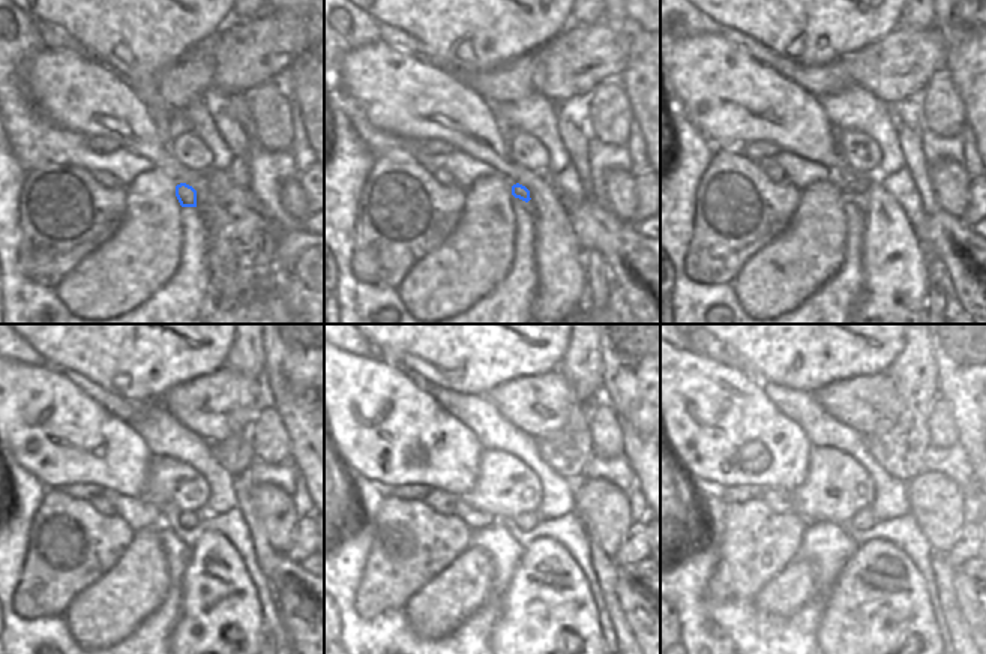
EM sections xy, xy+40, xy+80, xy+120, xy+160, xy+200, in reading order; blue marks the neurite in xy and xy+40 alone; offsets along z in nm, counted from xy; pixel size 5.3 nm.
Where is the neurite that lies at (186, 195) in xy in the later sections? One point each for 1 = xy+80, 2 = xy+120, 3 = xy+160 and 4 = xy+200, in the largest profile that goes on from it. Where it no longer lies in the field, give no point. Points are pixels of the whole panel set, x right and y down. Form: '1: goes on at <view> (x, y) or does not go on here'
1: goes on at xy+80 (860, 185)
2: goes on at xy+120 (188, 521)
3: goes on at xy+160 (526, 521)
4: goes on at xy+200 (863, 519)

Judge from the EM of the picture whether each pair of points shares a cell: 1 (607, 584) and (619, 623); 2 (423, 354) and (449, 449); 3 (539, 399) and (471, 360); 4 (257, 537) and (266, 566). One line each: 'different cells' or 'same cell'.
1: same cell
2: different cells
3: different cells
4: same cell

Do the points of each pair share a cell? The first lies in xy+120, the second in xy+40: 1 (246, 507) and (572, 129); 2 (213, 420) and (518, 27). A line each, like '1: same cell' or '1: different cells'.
1: same cell
2: different cells

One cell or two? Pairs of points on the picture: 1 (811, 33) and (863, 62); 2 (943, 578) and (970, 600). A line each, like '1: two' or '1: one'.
1: two
2: two

